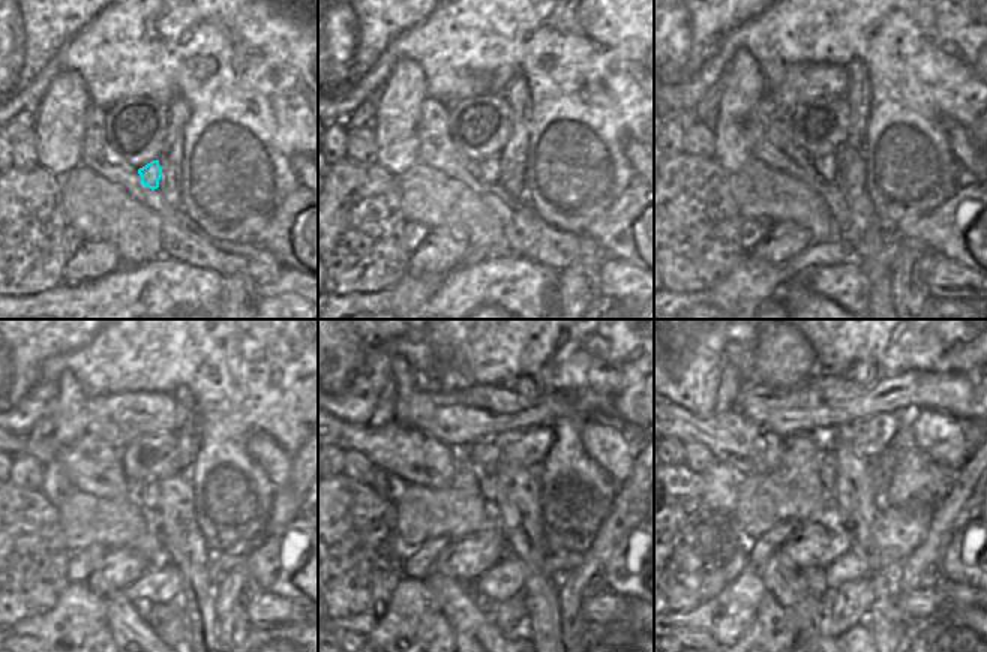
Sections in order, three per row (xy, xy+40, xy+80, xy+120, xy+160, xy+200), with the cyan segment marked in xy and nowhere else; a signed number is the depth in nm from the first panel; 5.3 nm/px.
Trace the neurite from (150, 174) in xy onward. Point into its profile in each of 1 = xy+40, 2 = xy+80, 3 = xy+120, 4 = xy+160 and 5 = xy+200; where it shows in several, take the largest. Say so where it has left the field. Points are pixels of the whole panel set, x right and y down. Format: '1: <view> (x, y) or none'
1: xy+40 (489, 168)
2: xy+80 (825, 167)
3: xy+120 (147, 495)
4: xy+160 (488, 475)
5: xy+200 (828, 472)

